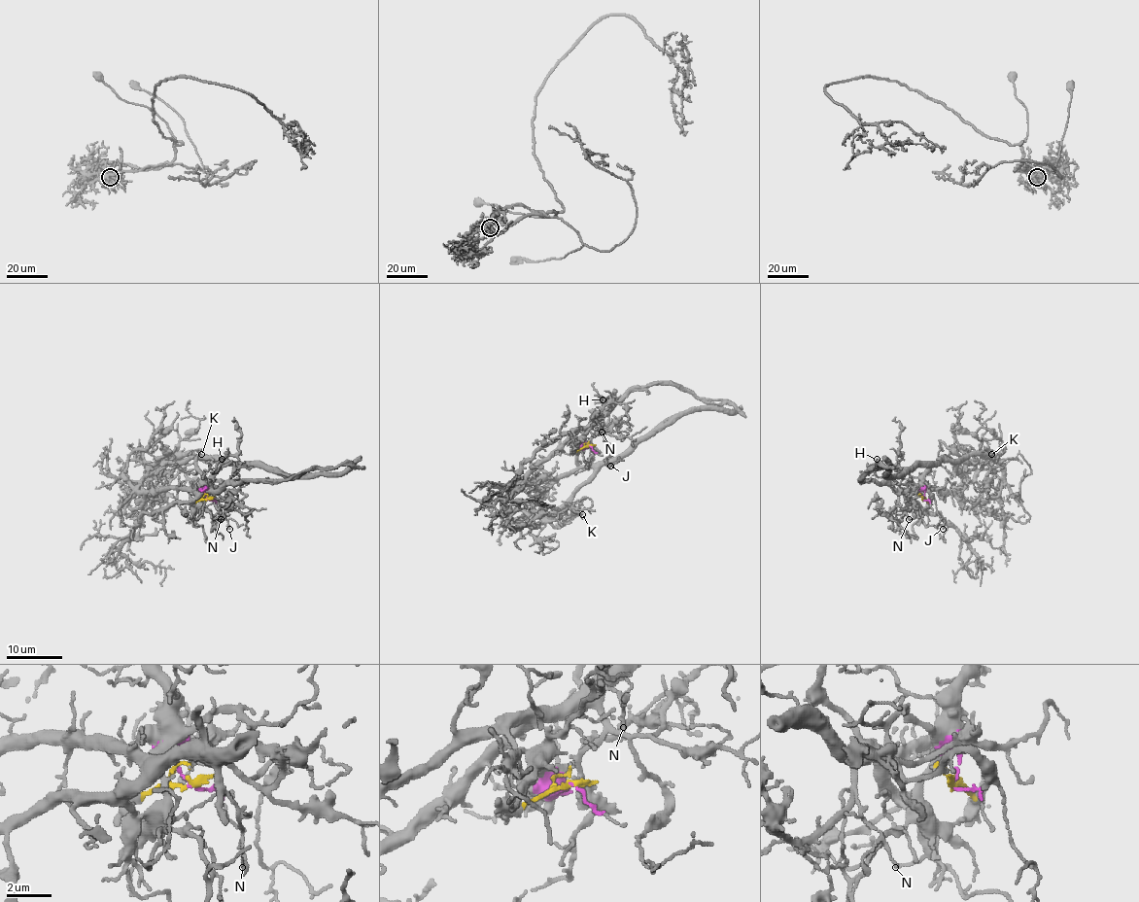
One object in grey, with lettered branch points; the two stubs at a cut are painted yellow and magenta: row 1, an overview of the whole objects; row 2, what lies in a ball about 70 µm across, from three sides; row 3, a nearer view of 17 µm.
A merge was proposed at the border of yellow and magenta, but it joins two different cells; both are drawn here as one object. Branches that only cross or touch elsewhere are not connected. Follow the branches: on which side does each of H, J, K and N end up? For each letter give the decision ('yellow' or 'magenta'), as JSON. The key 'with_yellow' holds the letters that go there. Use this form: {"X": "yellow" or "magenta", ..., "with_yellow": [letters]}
{"H": "yellow", "J": "yellow", "K": "magenta", "N": "yellow", "with_yellow": ["H", "J", "N"]}

